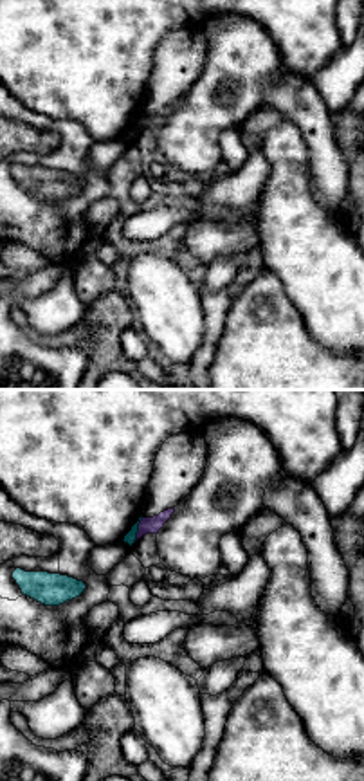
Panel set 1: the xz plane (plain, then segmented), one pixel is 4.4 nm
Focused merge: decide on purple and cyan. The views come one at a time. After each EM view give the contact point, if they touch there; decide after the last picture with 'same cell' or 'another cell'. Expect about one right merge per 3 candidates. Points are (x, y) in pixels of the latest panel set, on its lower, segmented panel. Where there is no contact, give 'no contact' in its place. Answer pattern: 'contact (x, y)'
contact (139, 529)

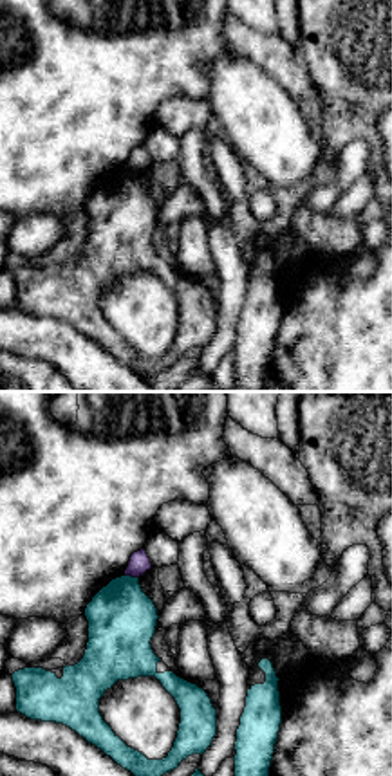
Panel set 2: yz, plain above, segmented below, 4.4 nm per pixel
contact (132, 576)

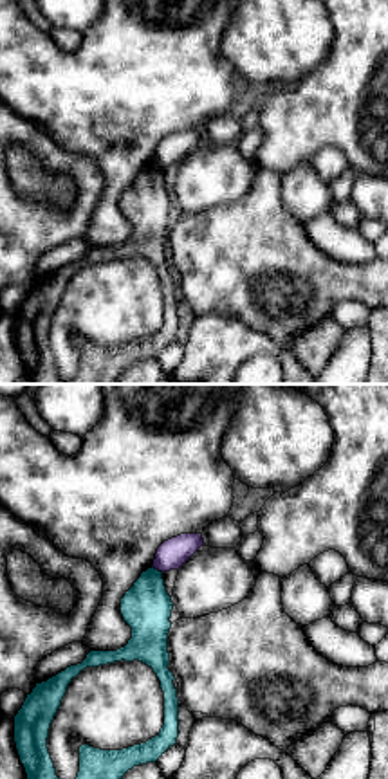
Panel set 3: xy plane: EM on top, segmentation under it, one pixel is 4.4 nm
contact (157, 568)

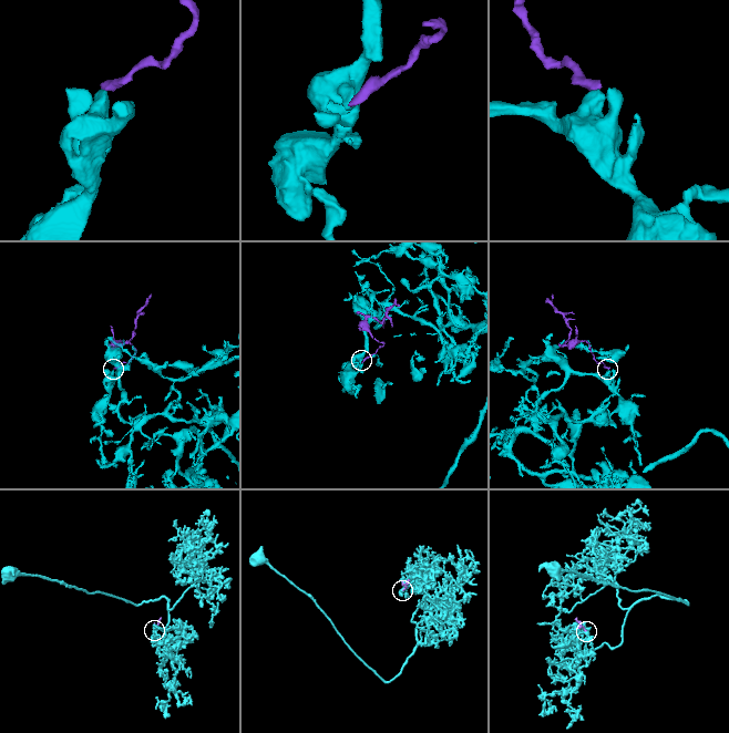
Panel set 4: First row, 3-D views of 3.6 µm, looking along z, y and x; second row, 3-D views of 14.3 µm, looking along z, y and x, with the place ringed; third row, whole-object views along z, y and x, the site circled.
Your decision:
another cell

